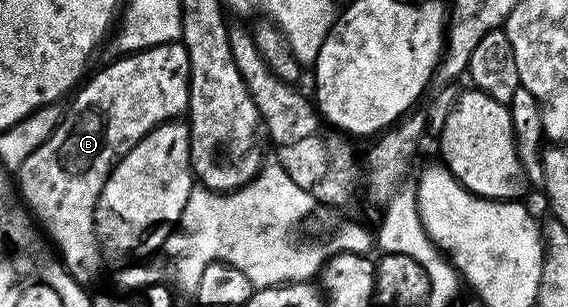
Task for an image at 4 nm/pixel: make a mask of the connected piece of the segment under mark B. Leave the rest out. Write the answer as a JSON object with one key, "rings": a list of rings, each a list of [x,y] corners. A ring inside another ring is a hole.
{"rings":[[[181,42],[157,44],[143,52],[122,54],[117,58],[119,60],[100,69],[94,77],[91,75],[73,93],[74,101],[67,106],[66,112],[64,108],[50,137],[36,146],[36,150],[32,150],[16,170],[16,188],[21,203],[26,205],[39,229],[48,237],[71,278],[83,286],[90,286],[104,265],[98,235],[94,232],[94,211],[110,171],[122,161],[128,150],[132,150],[132,146],[136,146],[136,142],[140,142],[140,138],[164,121],[181,117],[190,107],[190,63]]]}

